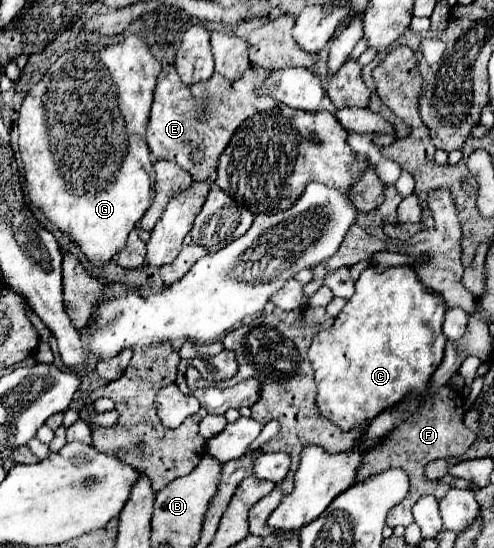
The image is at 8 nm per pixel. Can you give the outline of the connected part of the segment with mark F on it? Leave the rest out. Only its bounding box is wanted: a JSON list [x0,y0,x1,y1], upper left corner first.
[357,385,475,527]

